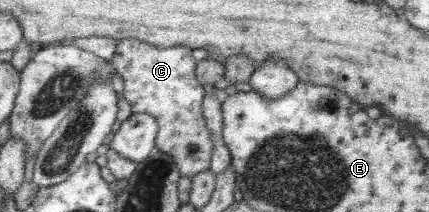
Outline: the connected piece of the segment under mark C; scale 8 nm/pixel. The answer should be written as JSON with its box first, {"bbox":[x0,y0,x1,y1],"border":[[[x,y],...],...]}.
{"bbox":[112,38,217,178],"border":[[[126,38],[118,42],[117,52],[112,64],[117,68],[125,81],[123,95],[128,99],[136,113],[153,114],[161,123],[157,146],[166,154],[174,155],[183,176],[193,178],[197,174],[213,168],[213,154],[217,142],[212,140],[212,131],[205,117],[205,100],[207,97],[203,81],[198,78],[199,61],[194,58],[194,48],[189,46],[170,46],[160,48],[155,44]]]}

